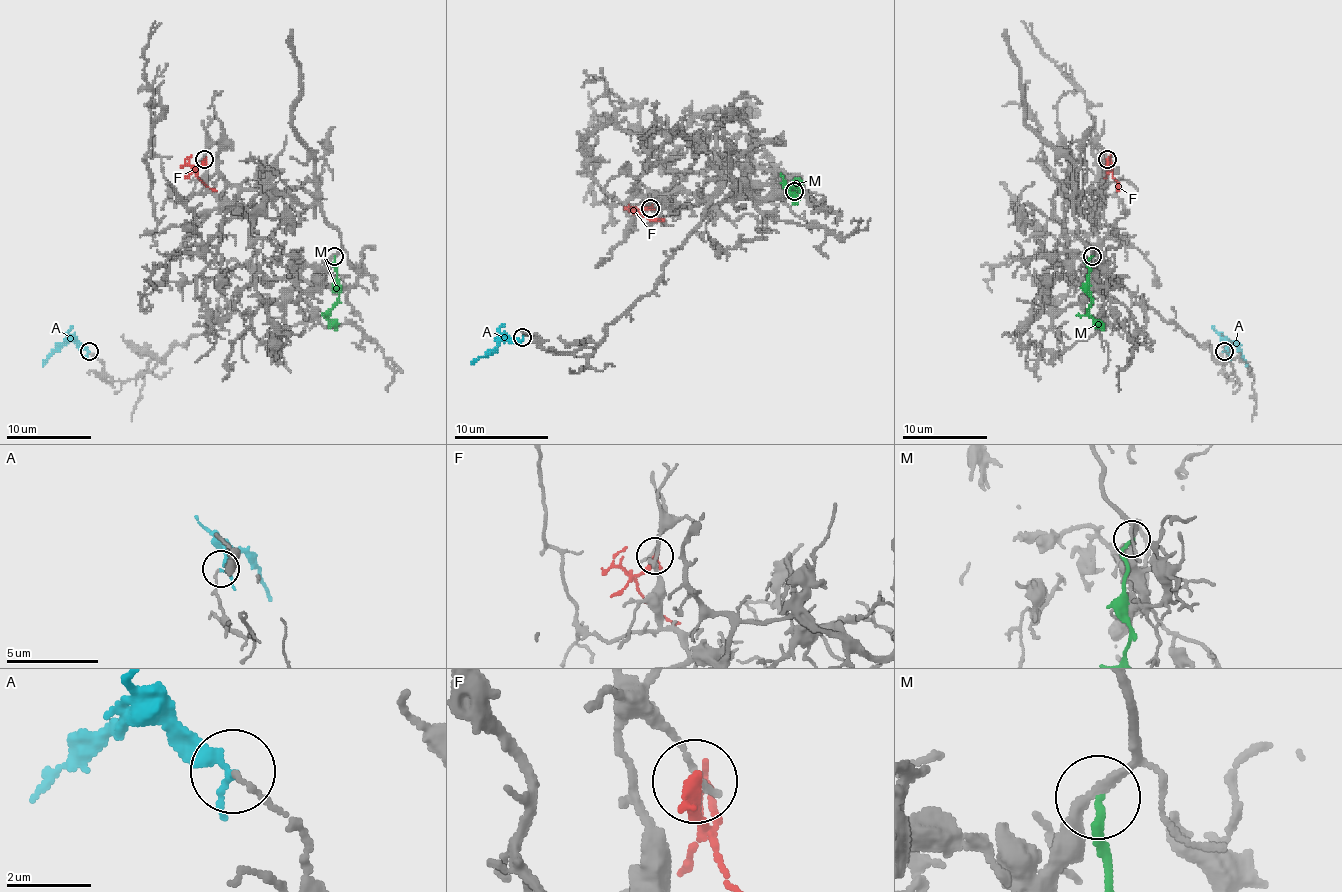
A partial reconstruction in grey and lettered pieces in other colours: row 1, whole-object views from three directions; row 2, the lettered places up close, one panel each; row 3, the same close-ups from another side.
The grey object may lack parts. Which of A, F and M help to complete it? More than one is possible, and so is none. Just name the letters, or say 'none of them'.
none of them

